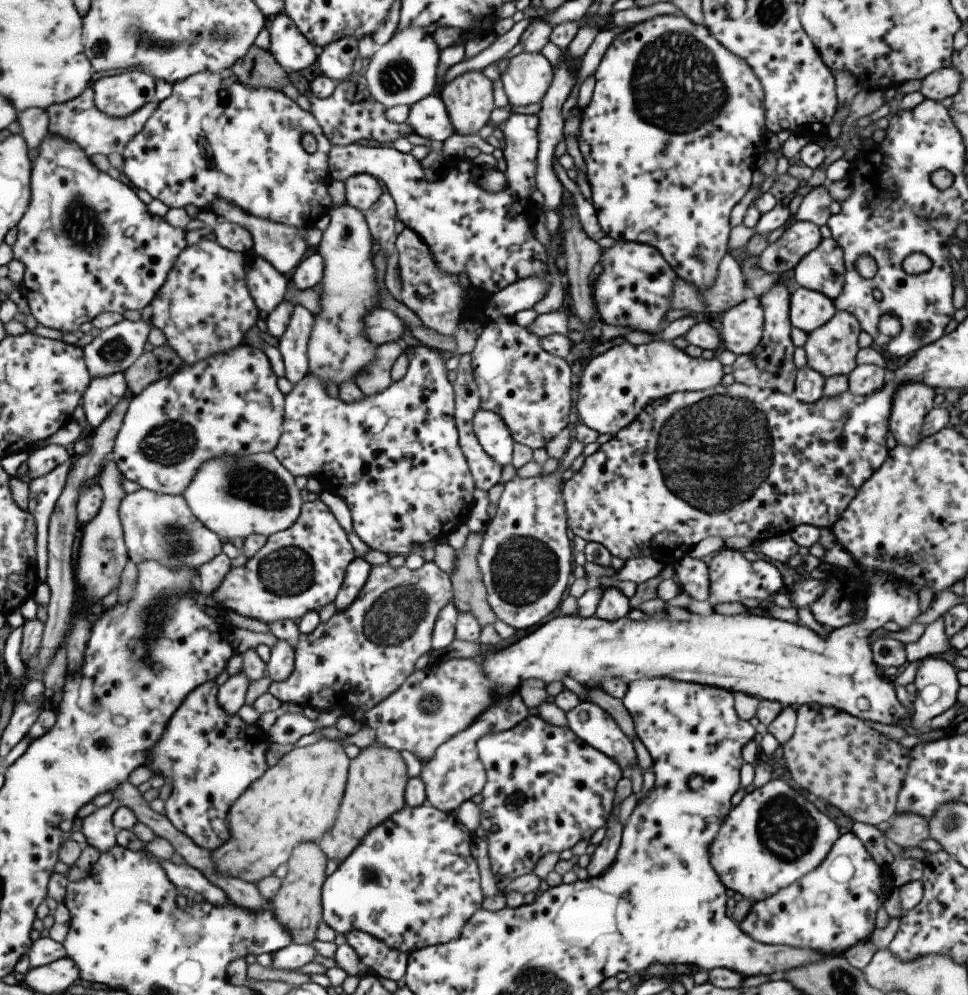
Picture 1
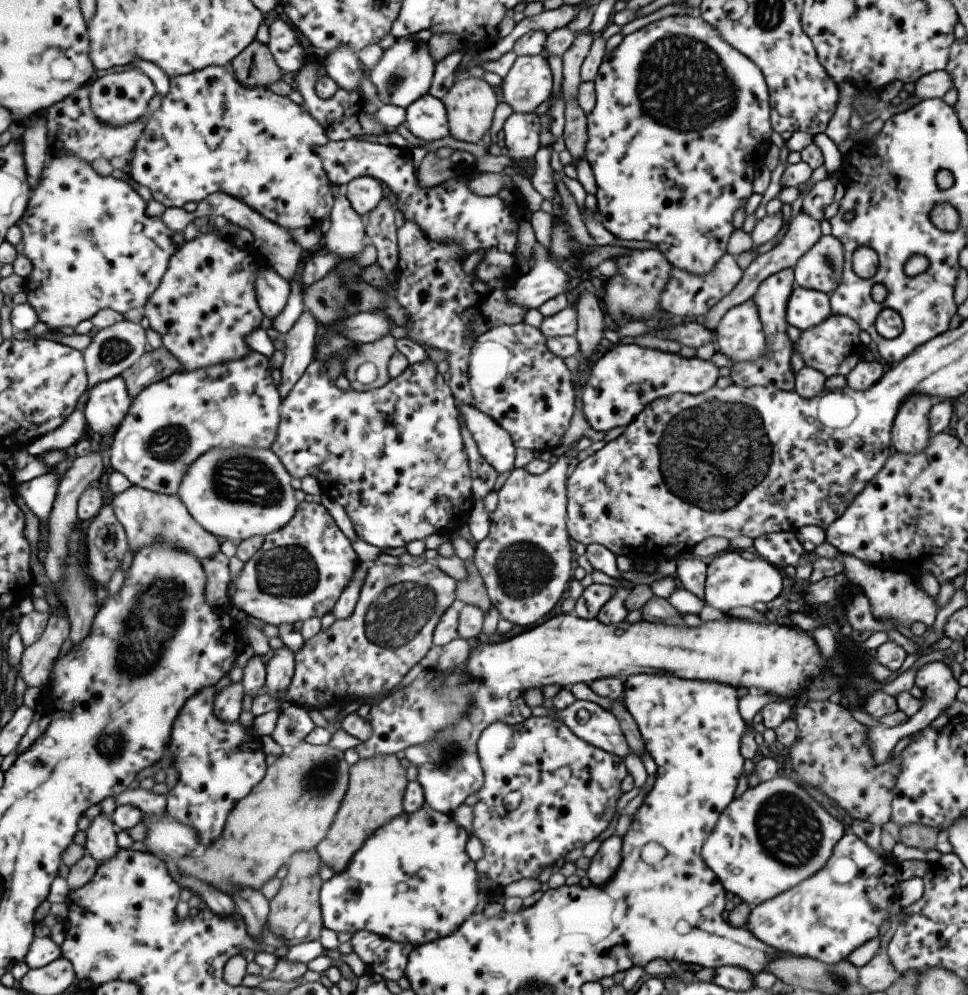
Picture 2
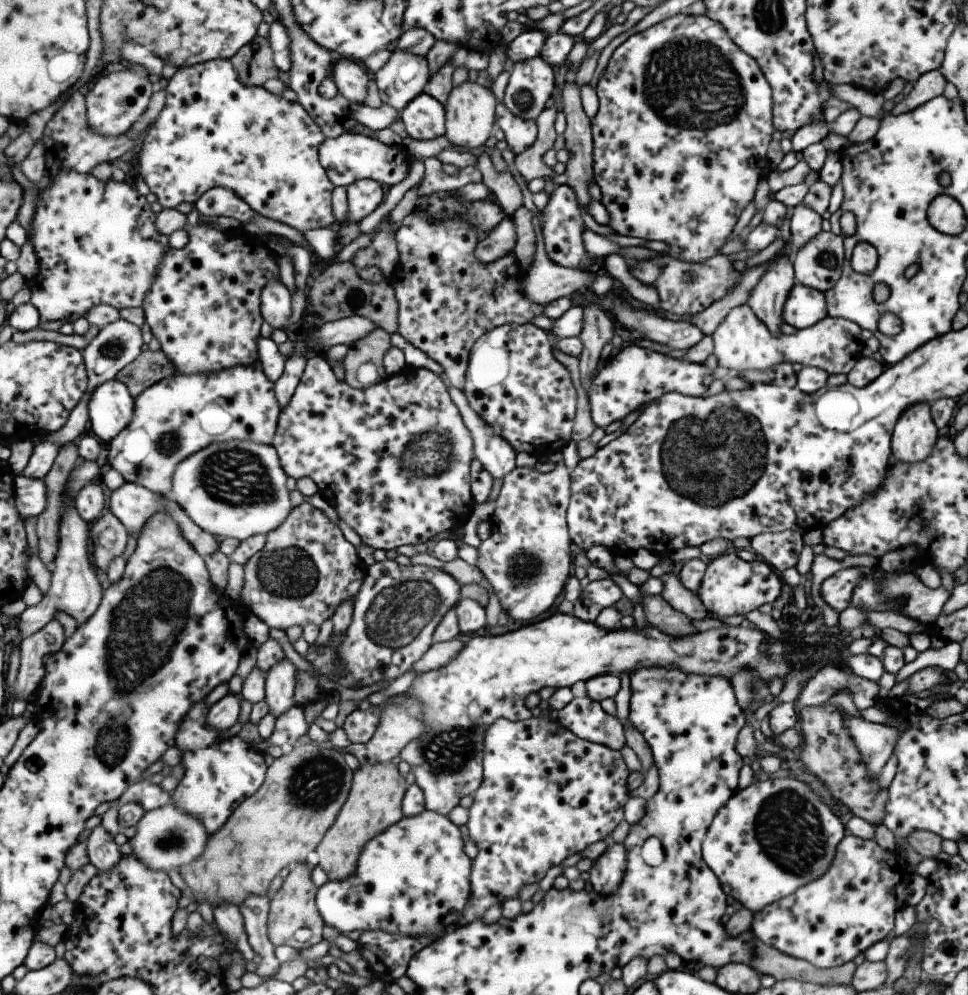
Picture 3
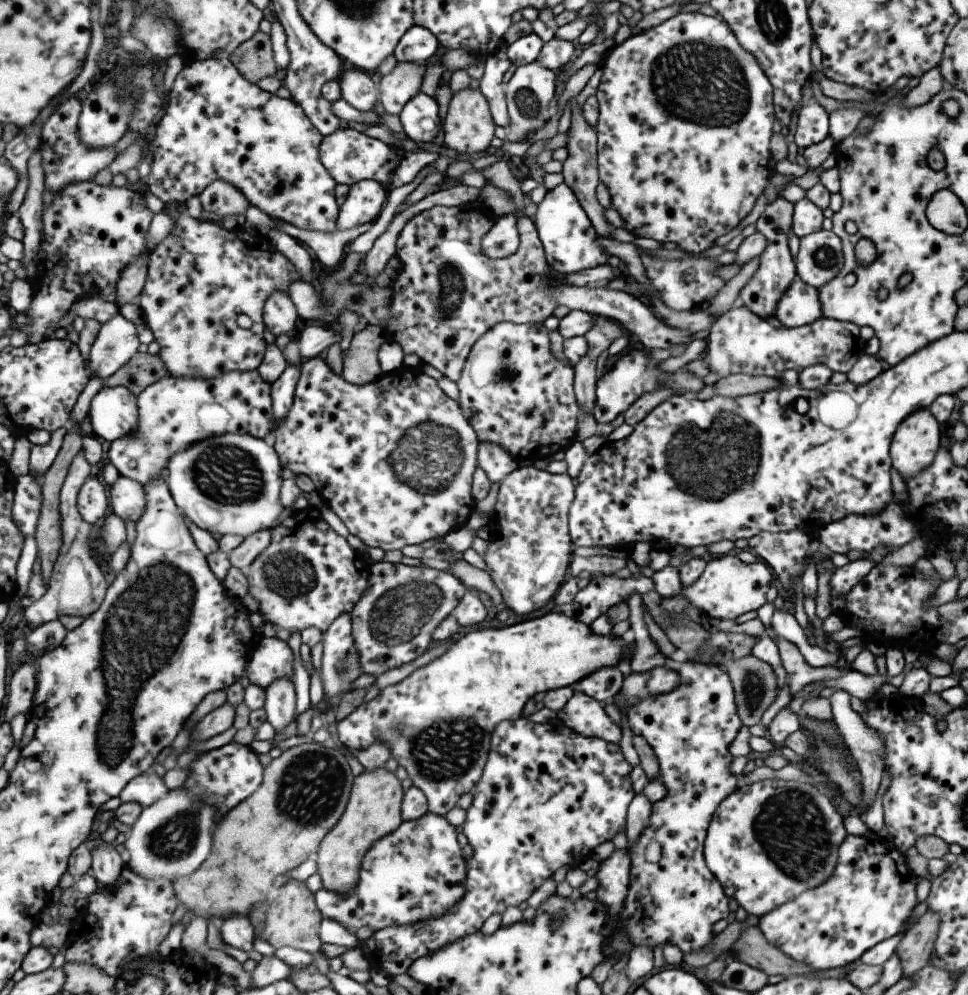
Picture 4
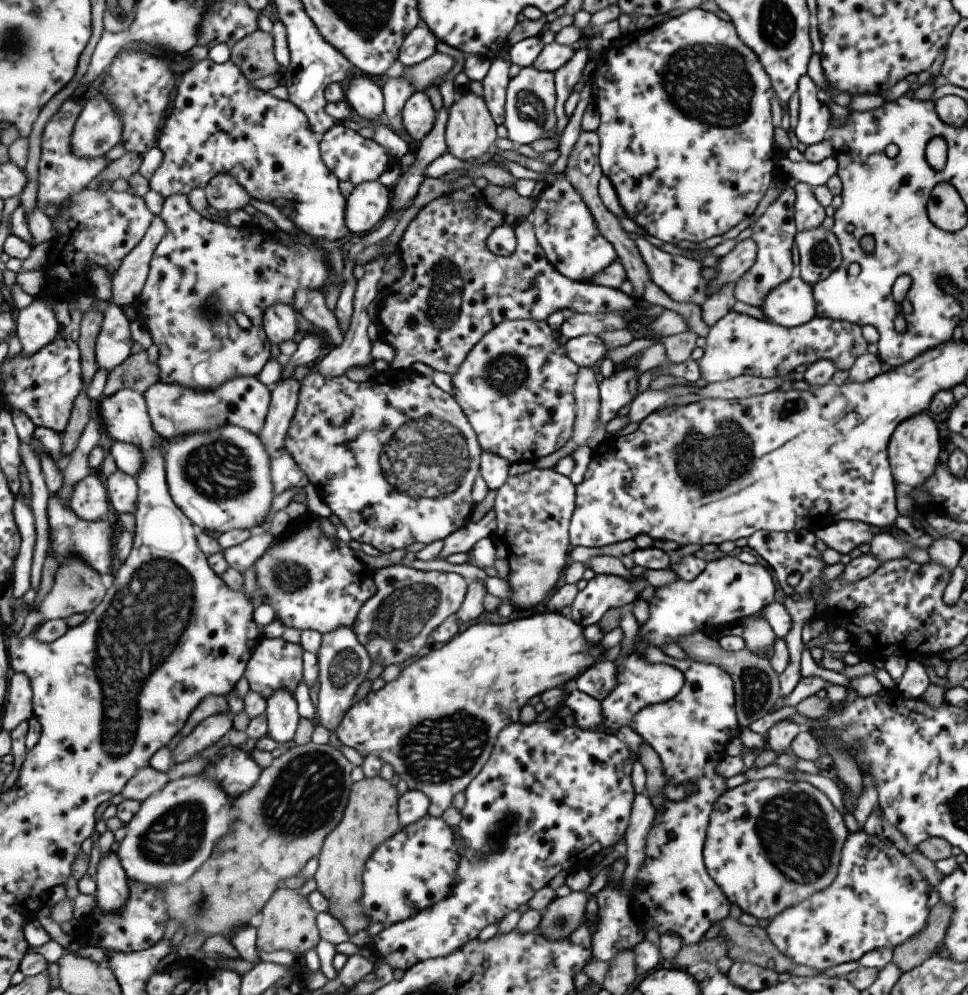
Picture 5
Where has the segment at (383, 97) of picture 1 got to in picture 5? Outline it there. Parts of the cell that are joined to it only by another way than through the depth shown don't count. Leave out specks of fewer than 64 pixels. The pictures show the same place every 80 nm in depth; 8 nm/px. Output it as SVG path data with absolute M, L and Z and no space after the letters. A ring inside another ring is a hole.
M388 78L382 80L385 96L385 111L388 125L407 143L413 142L411 136L405 132L402 124L402 110L414 94L414 87L407 78Z

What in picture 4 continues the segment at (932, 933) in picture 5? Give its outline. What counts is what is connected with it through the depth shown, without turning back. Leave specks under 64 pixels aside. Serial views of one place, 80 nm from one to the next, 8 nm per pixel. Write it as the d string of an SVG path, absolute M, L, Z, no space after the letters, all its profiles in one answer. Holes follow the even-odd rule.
M927 911L904 932L894 951L902 969L902 978L911 978L917 970L928 964L933 942L937 938L937 928L939 916Z

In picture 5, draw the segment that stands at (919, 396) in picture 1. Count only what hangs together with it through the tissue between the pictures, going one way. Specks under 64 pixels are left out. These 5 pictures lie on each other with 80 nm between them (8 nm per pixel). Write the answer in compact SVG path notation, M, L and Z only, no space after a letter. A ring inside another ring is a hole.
M927 412L903 420L891 434L887 444L887 460L894 484L905 489L919 488L935 470L940 448L940 432L934 418Z

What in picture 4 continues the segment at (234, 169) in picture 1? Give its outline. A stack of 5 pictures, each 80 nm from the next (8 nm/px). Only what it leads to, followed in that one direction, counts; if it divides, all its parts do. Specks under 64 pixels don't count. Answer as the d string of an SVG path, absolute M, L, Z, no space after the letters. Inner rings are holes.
M226 54L187 63L167 98L168 112L148 145L153 152L147 182L151 193L166 204L185 203L193 196L200 196L215 180L225 180L239 188L252 206L261 208L273 219L289 222L299 229L339 231L342 207L337 200L339 184L322 162L324 137L298 103L265 92L246 80Z

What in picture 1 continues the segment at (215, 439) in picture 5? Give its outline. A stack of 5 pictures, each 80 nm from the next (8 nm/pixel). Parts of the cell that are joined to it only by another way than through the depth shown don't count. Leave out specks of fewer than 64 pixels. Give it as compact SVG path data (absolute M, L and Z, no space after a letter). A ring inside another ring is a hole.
M275 453L239 454L207 461L183 496L199 520L225 542L249 538L252 534L272 534L290 529L302 516L303 496L295 475Z

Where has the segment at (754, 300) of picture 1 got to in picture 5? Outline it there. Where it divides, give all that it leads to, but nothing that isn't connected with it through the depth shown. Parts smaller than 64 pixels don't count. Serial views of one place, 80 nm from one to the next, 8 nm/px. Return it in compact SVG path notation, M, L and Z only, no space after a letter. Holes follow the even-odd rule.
M730 311L709 327L708 334L699 343L696 362L701 378L709 384L741 375L781 378L794 372L797 366L817 360L829 360L836 371L849 371L855 360L866 353L867 346L861 328L846 321L814 317L803 325L783 327Z

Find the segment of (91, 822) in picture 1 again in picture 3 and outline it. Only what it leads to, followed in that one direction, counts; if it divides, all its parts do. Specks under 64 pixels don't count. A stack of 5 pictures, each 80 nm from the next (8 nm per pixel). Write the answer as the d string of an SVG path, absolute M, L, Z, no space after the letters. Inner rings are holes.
M101 824L91 829L86 843L90 862L95 863L99 872L110 871L124 857L115 836Z

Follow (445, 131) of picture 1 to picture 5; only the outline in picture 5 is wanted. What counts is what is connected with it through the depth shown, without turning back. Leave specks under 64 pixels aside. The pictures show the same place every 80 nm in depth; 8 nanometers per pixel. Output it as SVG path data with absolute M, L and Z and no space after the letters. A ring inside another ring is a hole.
M424 92L414 93L402 110L403 128L412 140L421 141L433 129L436 117L437 114Z

